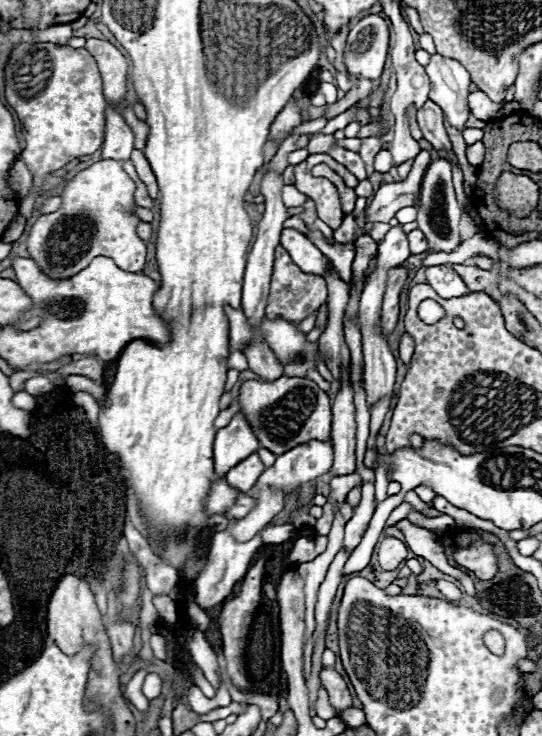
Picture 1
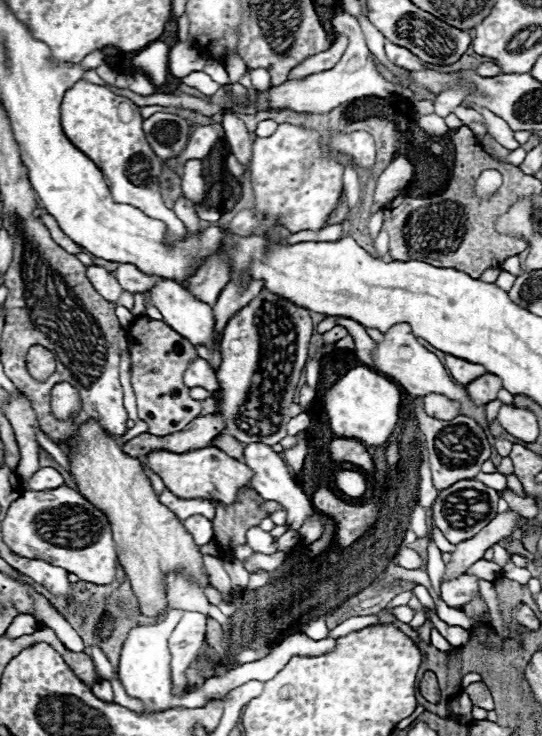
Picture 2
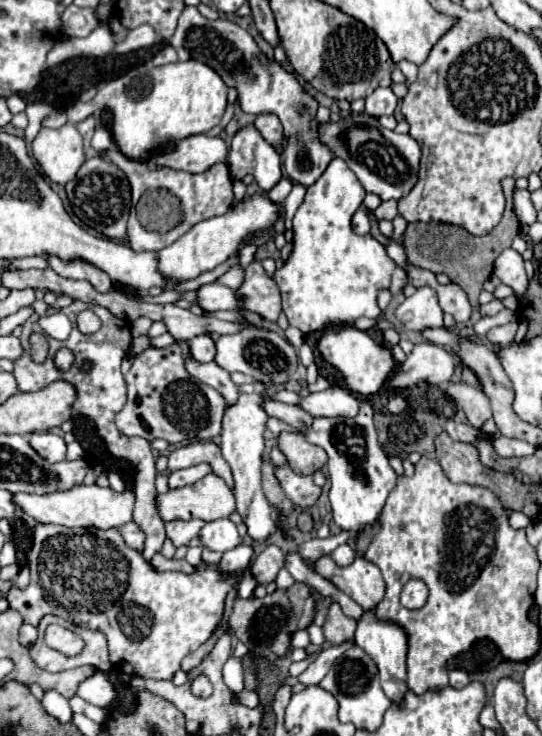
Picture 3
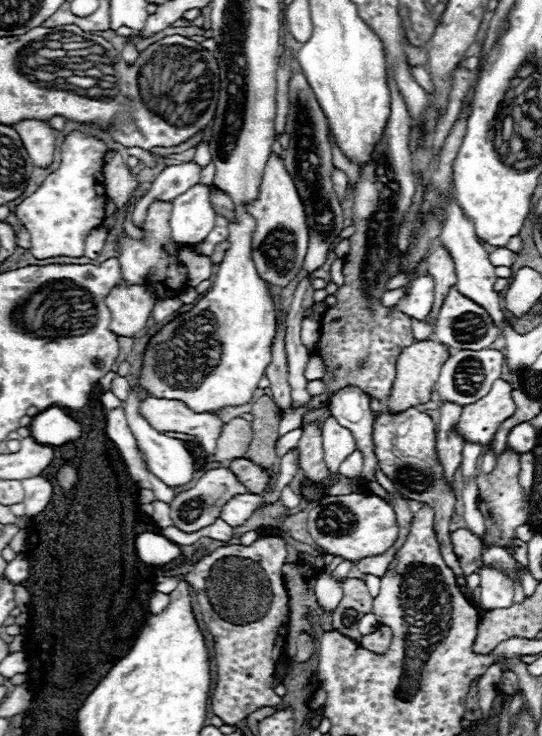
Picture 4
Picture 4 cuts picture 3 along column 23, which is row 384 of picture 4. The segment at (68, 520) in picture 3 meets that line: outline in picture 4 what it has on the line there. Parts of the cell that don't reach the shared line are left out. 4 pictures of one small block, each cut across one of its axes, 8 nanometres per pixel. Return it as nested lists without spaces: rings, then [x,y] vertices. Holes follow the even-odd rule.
[[[498,378],[482,400],[468,404],[462,410],[454,430],[466,442],[488,446],[498,432],[498,426],[514,412],[516,404],[512,400],[512,384]]]

